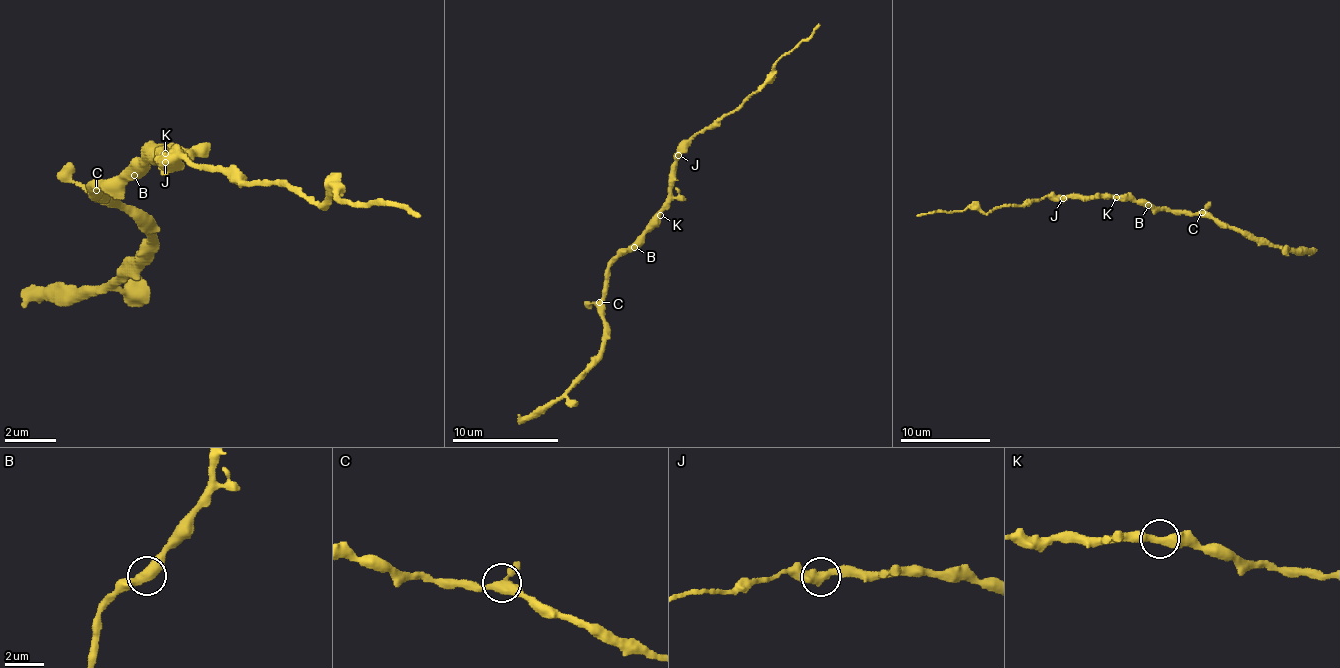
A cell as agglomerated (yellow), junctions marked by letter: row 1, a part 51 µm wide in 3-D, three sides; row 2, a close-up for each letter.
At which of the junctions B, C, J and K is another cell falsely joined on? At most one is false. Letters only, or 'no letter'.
J

